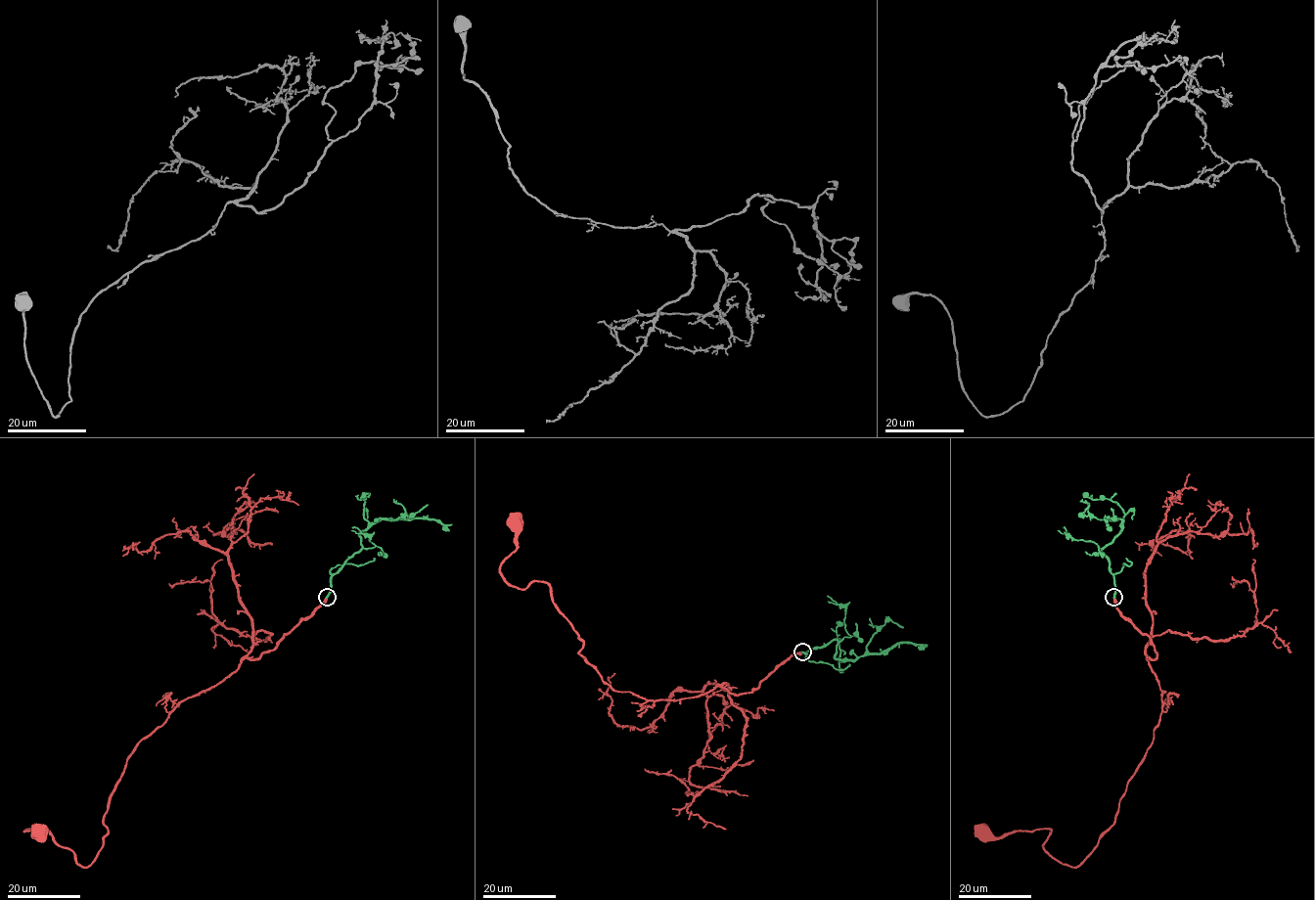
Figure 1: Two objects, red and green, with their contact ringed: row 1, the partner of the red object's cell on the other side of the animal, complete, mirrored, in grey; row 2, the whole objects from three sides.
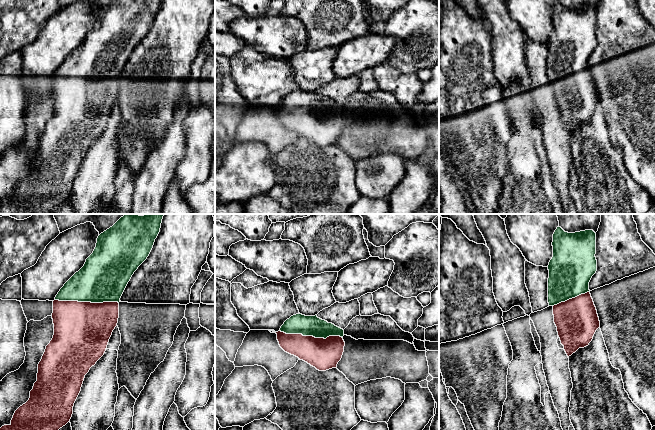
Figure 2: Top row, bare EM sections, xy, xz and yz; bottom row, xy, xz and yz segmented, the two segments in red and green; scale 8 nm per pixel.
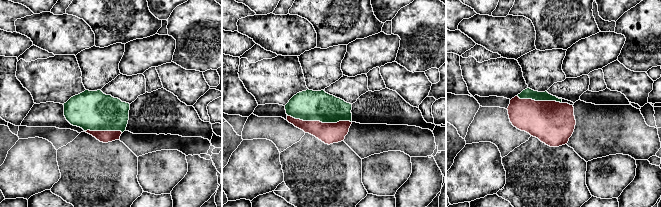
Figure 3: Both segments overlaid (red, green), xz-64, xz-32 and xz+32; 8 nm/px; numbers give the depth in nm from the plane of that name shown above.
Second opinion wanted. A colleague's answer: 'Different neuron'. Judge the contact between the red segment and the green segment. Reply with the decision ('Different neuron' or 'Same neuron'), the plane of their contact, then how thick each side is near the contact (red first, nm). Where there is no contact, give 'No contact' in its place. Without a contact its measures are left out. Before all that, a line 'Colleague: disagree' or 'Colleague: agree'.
Colleague: disagree
Same neuron. Touches red in xy. Thickness 460 nm (red) against 380 nm

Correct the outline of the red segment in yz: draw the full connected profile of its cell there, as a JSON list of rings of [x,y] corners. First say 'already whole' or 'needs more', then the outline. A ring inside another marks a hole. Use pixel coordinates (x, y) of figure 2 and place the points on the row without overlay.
needs more; [[[557,3],[553,10],[553,33],[549,38],[548,79],[553,83],[554,99],[567,132],[592,117],[600,97],[589,66],[589,58],[597,47],[596,9],[585,6],[565,8]]]

